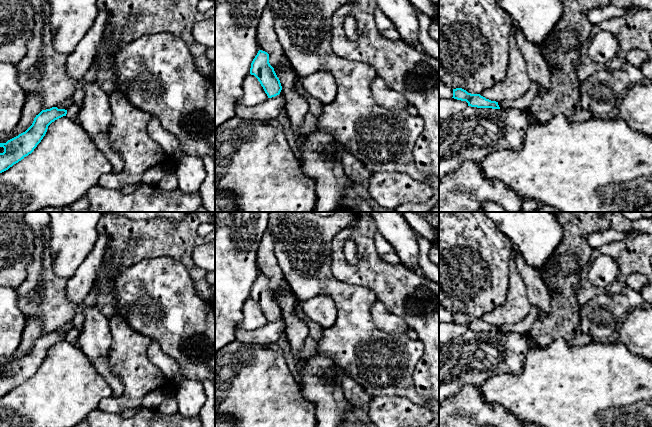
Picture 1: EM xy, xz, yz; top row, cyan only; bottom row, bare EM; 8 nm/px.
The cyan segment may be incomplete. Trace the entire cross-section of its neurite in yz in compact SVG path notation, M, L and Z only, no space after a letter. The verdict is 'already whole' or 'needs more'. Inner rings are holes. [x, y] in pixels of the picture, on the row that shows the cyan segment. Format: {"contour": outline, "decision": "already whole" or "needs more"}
{"contour": "M462 88L453 89L454 99L466 101L468 106L477 107L477 108L492 108L500 109L498 102L491 101L481 96L480 94L471 94Z", "decision": "already whole"}

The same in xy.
{"contour": "M57 107L42 110L25 132L6 143L0 143L0 147L4 148L4 152L0 153L0 173L31 154L45 136L48 126L66 114L67 110Z", "decision": "already whole"}

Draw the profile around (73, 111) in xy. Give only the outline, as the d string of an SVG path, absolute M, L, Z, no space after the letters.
M72 104L68 109L67 109L67 114L66 116L73 121L77 121L78 115L80 113L80 110L82 108L82 104Z

